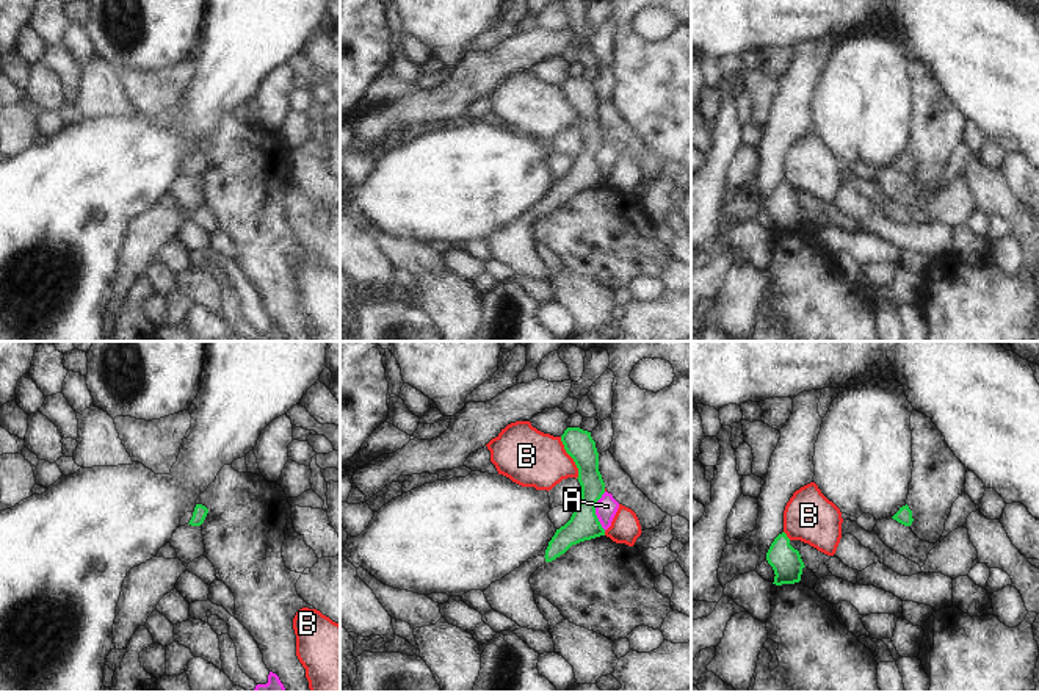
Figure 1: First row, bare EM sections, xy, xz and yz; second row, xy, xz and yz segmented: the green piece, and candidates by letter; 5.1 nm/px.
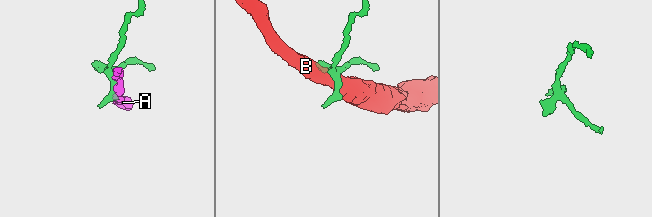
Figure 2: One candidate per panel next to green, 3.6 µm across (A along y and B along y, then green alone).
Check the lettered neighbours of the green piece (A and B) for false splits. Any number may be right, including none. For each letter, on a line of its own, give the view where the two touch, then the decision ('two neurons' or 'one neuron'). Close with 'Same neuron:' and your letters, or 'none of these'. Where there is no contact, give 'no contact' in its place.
A: xz | two neurons
B: xz | two neurons
Same neuron: none of these

